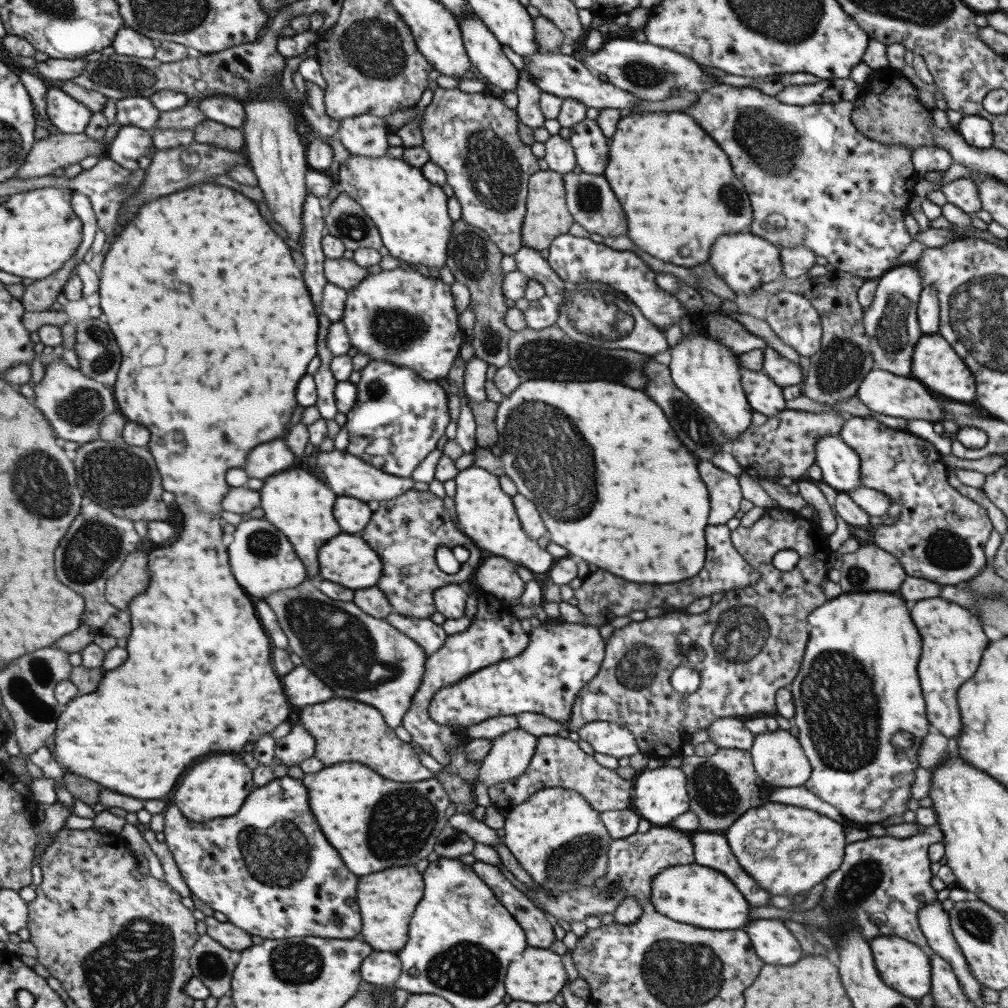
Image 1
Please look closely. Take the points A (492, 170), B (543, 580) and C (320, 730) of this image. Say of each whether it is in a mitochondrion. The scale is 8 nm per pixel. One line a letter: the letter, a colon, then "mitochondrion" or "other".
A: mitochondrion
B: other
C: other

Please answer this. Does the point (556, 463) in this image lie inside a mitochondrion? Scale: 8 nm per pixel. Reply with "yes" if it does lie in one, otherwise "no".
yes

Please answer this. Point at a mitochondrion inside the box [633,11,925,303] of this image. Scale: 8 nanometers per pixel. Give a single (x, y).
(775, 145)

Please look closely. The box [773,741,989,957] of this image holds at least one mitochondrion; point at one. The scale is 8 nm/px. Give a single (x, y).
(864, 877)

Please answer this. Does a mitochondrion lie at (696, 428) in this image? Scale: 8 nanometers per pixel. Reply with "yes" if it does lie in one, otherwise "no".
yes

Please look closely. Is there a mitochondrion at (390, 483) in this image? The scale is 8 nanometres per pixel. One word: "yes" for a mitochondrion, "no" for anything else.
no

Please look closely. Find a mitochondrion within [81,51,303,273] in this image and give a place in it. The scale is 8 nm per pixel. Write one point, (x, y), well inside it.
(133, 76)

